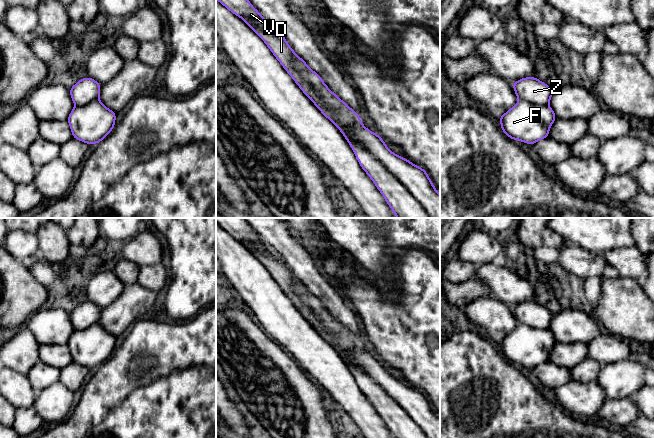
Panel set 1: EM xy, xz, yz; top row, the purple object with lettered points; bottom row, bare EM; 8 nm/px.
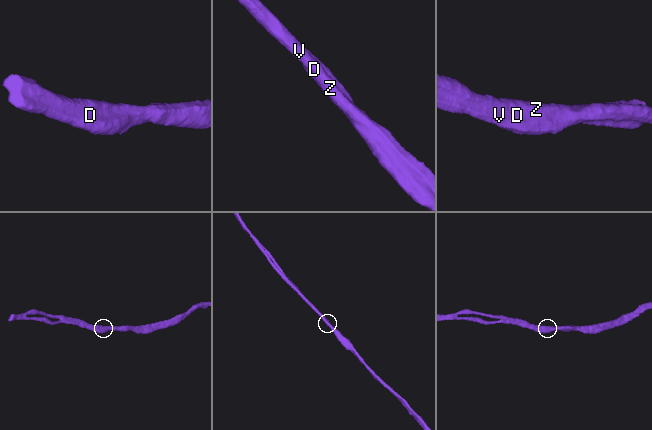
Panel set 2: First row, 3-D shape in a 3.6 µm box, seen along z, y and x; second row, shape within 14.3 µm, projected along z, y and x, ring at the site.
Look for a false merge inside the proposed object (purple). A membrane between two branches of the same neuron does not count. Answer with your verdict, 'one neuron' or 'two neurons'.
two neurons

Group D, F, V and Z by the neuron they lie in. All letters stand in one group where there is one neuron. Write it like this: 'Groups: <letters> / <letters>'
Groups: D Z / F V

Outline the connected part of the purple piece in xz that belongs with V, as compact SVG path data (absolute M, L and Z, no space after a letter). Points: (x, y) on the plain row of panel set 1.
M216 218L216 224L234 239L241 242L245 247L265 250L266 252L269 252L270 255L272 255L277 261L283 263L287 267L284 259L252 230L251 226L244 218Z

